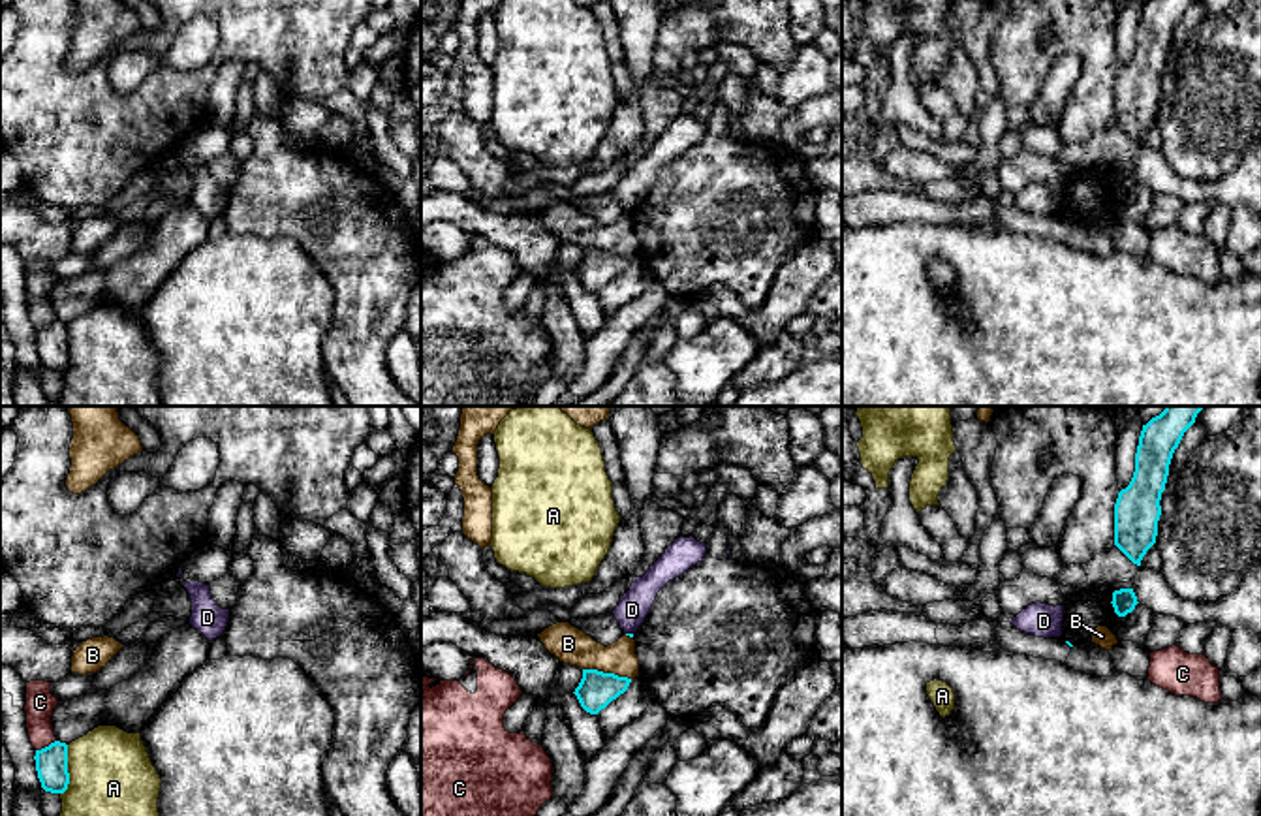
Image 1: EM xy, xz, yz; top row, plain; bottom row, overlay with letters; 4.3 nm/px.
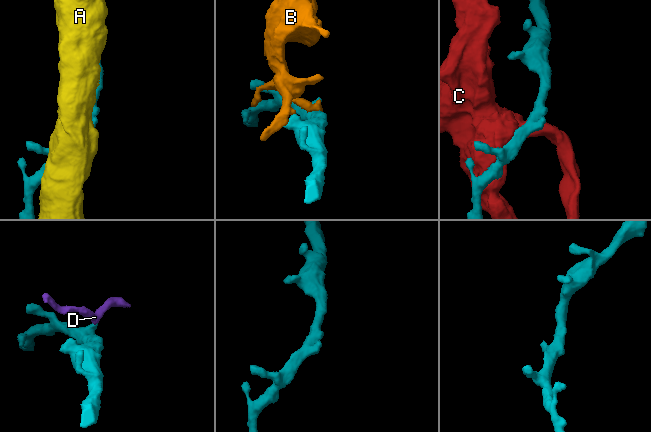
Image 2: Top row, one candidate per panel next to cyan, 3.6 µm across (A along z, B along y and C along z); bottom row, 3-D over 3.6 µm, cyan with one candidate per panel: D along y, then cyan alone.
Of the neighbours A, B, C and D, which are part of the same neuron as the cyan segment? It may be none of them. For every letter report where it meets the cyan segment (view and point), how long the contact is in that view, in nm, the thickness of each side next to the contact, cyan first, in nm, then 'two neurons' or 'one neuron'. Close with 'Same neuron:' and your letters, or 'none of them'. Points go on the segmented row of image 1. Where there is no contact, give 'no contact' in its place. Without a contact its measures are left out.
A: meets cyan in xy at (66, 769); contact 220 nm long; 140 nm thick on the cyan side, 360 nm on the other; two neurons
B: meets cyan in xz at (607, 674); contact 220 nm long; 160 nm thick on the cyan side, 160 nm on the other; two neurons
C: meets cyan in xy at (46, 747); contact 100 nm long; 140 nm thick on the cyan side, 120 nm on the other; two neurons
D: meets cyan in xz at (630, 634); contact 30 nm long; 20 nm thick on the cyan side, 140 nm on the other; two neurons
Same neuron: none of them

